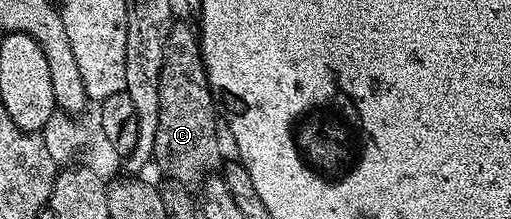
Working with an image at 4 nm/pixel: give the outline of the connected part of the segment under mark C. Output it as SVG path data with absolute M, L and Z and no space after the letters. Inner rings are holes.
M176 19L165 42L165 58L161 66L161 114L157 114L157 138L155 139L154 163L164 172L168 181L186 186L198 185L205 174L216 171L219 164L219 132L215 129L217 101L207 86L207 71L203 57L199 55L199 38L194 27Z

